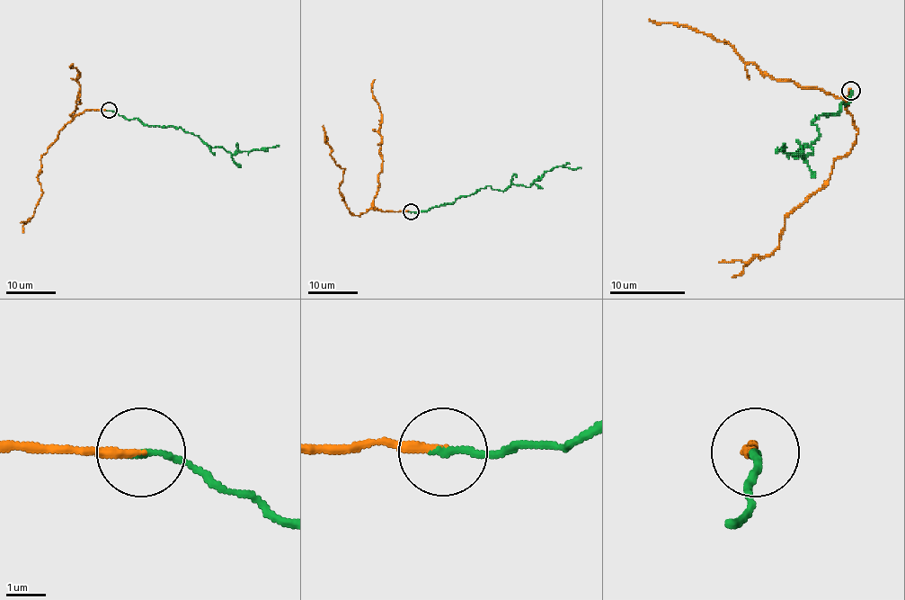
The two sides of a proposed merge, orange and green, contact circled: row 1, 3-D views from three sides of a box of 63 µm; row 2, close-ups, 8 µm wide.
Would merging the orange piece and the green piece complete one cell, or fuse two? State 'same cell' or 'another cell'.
another cell

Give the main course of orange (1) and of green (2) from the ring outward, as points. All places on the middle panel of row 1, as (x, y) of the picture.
1: (411, 211), (368, 209), (359, 217), (350, 213), (339, 192), (344, 170), (331, 155), (323, 125)
2: (411, 211), (427, 211), (453, 203), (487, 185), (504, 191), (510, 184), (527, 187), (558, 165), (581, 168)

